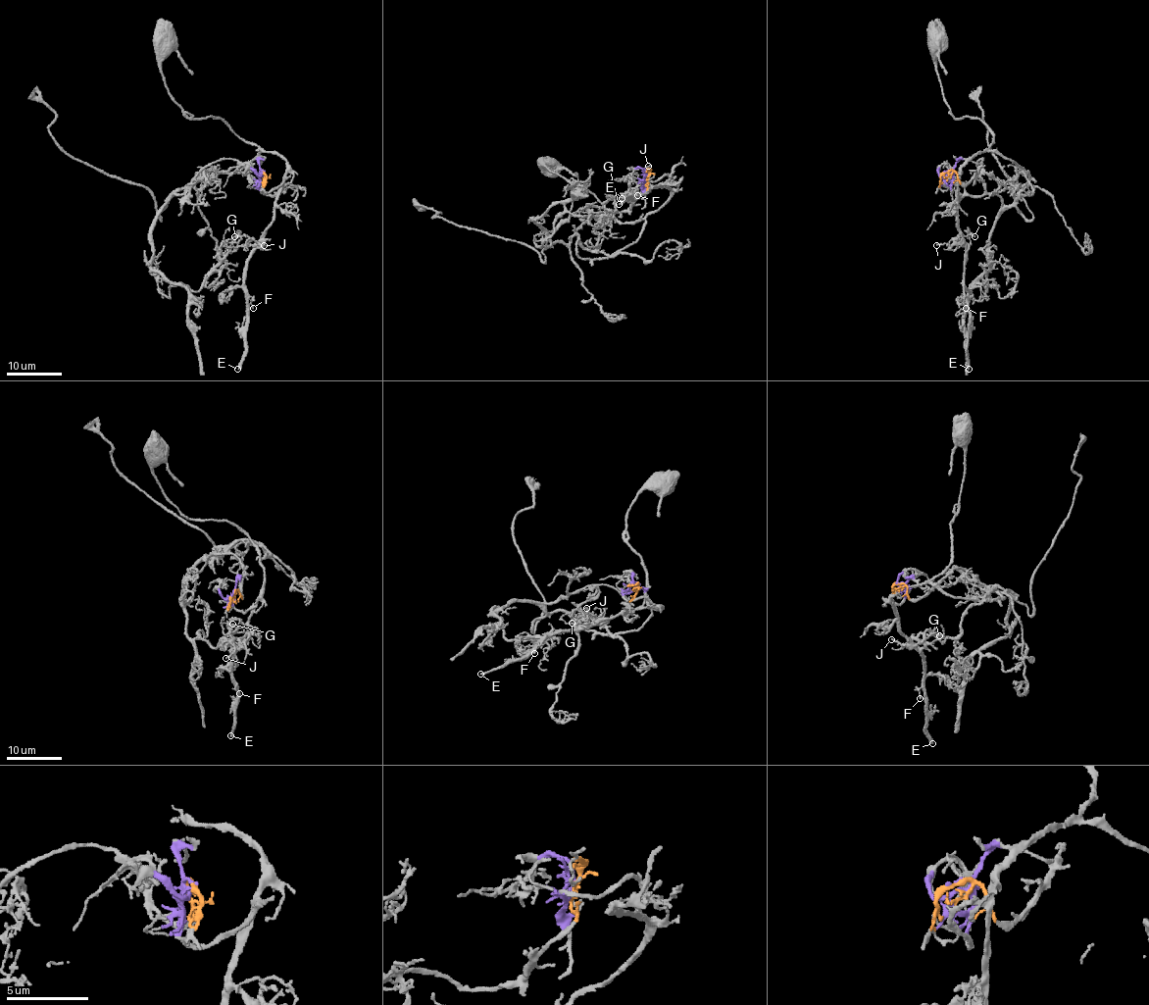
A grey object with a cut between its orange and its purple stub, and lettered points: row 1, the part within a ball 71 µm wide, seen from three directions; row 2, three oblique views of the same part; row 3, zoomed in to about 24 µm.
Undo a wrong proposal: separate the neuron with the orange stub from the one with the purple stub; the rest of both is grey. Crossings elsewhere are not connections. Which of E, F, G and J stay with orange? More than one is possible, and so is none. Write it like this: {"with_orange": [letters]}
{"with_orange": []}

